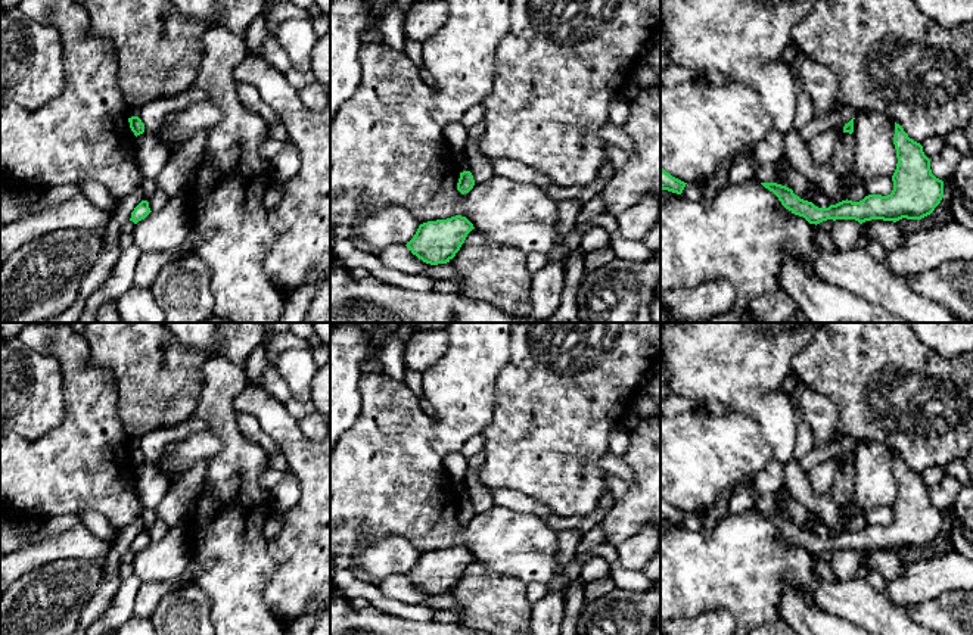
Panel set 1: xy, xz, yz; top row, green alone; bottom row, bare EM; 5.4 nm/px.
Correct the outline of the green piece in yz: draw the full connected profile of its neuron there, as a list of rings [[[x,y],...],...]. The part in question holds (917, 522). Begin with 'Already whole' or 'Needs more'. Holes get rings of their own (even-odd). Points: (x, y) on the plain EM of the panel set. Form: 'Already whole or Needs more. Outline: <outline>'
Already whole. Outline: [[[896,452],[893,474],[898,494],[892,505],[893,520],[887,526],[868,525],[859,532],[846,529],[829,538],[818,538],[786,516],[761,514],[773,522],[786,539],[815,555],[827,550],[855,550],[859,554],[871,550],[893,552],[902,548],[921,550],[941,533],[944,511],[932,504],[930,489],[924,485],[923,476],[910,469]]]

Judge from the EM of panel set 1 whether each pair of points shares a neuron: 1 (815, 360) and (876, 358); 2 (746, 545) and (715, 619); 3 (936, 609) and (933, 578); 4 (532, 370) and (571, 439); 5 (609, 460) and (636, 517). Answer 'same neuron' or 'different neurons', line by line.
1: same neuron
2: different neurons
3: different neurons
4: same neuron
5: different neurons

